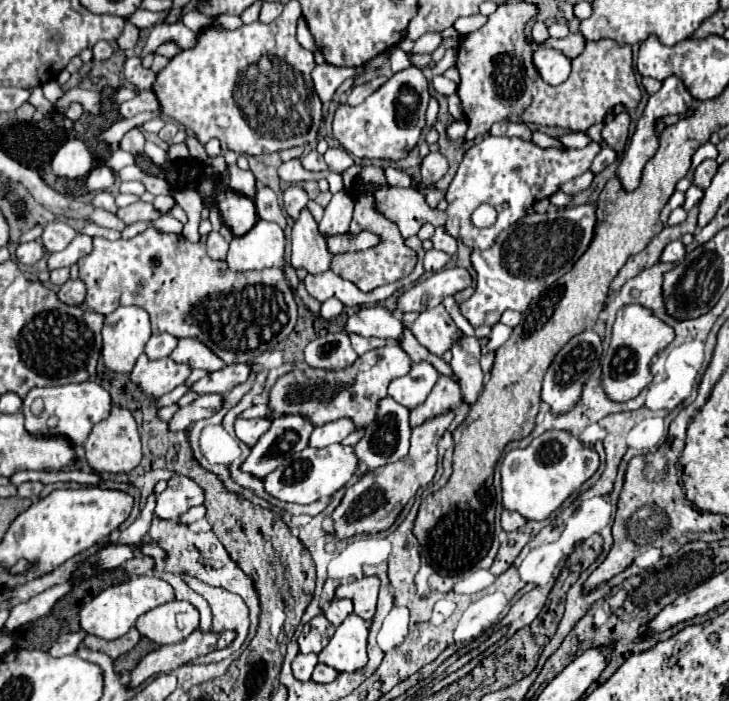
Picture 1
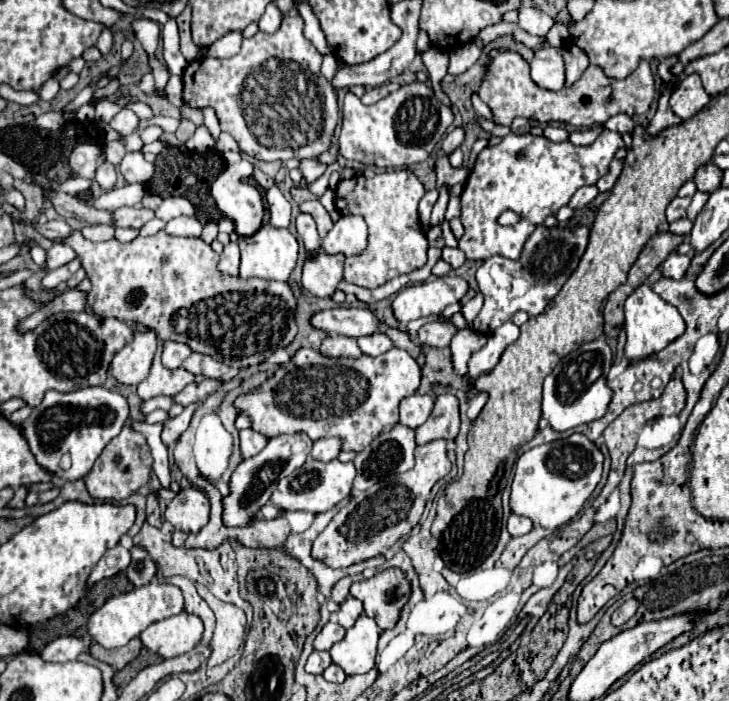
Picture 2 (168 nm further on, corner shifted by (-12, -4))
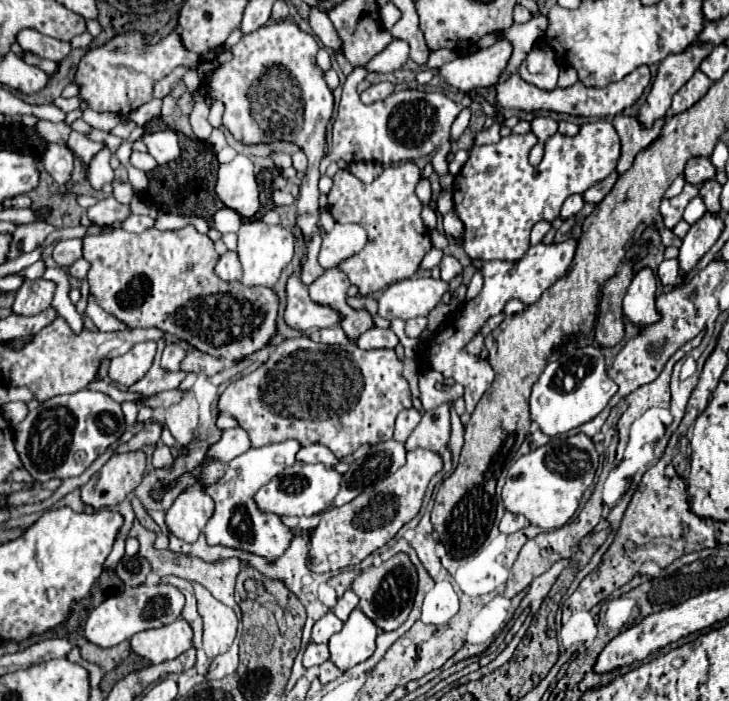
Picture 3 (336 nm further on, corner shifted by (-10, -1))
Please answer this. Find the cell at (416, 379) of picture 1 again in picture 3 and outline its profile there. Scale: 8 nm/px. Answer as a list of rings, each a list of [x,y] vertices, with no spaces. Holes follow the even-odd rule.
[[[412,407],[412,409],[406,409],[406,411],[402,411],[400,415],[398,415],[398,419],[396,419],[396,429],[394,429],[394,439],[396,441],[400,441],[400,443],[404,443],[408,437],[410,437],[410,433],[414,431],[414,427],[420,423],[420,413]]]

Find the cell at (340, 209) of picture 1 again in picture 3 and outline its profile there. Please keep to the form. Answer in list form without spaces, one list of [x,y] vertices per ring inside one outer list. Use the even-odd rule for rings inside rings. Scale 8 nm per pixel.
[[[334,225],[330,233],[322,237],[322,249],[318,263],[324,269],[338,267],[344,259],[356,255],[366,245],[366,229],[358,225]]]

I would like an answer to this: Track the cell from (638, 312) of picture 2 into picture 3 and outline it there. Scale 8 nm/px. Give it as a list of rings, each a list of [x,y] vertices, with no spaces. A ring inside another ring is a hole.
[[[650,267],[640,269],[624,297],[624,315],[638,327],[658,321],[656,311],[656,277]]]

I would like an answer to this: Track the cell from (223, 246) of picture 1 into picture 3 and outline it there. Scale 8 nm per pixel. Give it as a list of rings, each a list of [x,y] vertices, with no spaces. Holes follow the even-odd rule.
[[[228,251],[220,257],[220,261],[216,265],[216,275],[222,281],[240,281],[242,269],[240,269],[240,263],[238,263],[238,255],[234,251]]]

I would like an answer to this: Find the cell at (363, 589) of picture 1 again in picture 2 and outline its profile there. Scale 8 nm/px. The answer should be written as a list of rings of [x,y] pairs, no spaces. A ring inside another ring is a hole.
[[[388,568],[368,580],[356,582],[350,594],[364,602],[366,616],[374,618],[378,628],[388,630],[398,620],[398,610],[410,596],[410,584],[398,568]]]

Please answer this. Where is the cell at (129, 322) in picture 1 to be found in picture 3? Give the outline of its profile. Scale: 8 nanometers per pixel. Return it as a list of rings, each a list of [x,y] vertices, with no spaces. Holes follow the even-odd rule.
[[[138,343],[126,355],[114,357],[110,361],[110,379],[124,387],[140,381],[152,365],[156,355],[156,343]]]

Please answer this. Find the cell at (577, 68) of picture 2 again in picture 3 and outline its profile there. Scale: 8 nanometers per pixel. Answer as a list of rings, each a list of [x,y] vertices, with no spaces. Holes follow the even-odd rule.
[[[566,65],[566,67],[560,69],[560,79],[558,79],[558,85],[560,85],[560,87],[570,87],[570,85],[574,85],[576,81],[578,81],[578,75],[576,75],[574,67]]]

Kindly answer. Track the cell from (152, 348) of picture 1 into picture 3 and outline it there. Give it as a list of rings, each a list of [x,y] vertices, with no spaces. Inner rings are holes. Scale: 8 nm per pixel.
[[[166,345],[162,351],[162,367],[166,371],[180,371],[180,361],[186,357],[186,351],[178,345]]]

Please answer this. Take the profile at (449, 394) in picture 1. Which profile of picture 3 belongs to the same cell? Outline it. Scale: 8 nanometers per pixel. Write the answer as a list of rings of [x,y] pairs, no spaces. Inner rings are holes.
[[[444,403],[432,411],[422,413],[422,421],[406,439],[406,451],[418,447],[428,451],[440,451],[444,445],[448,445],[448,437],[450,437],[450,405]]]

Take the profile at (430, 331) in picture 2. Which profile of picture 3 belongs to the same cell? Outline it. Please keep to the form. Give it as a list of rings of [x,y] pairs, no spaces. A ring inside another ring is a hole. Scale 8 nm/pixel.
[[[414,317],[414,319],[408,319],[406,321],[406,335],[410,339],[418,339],[422,335],[422,331],[426,329],[426,317]]]

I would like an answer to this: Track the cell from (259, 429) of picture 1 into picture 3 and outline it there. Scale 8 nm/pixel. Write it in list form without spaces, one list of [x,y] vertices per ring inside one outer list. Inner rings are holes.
[[[234,427],[222,431],[220,441],[210,445],[208,457],[218,461],[232,461],[234,457],[246,453],[248,449],[250,449],[250,439],[246,439],[246,431],[242,431],[242,427]]]

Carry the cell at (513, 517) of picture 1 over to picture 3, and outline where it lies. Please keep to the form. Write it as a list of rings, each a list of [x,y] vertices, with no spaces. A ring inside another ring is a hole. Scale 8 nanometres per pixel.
[[[506,511],[498,527],[500,527],[500,531],[502,531],[502,533],[506,533],[506,535],[510,535],[510,533],[516,533],[516,531],[520,531],[520,529],[524,529],[526,525],[528,525],[528,521],[524,519],[524,515],[514,515],[514,513],[510,513],[510,511]]]

